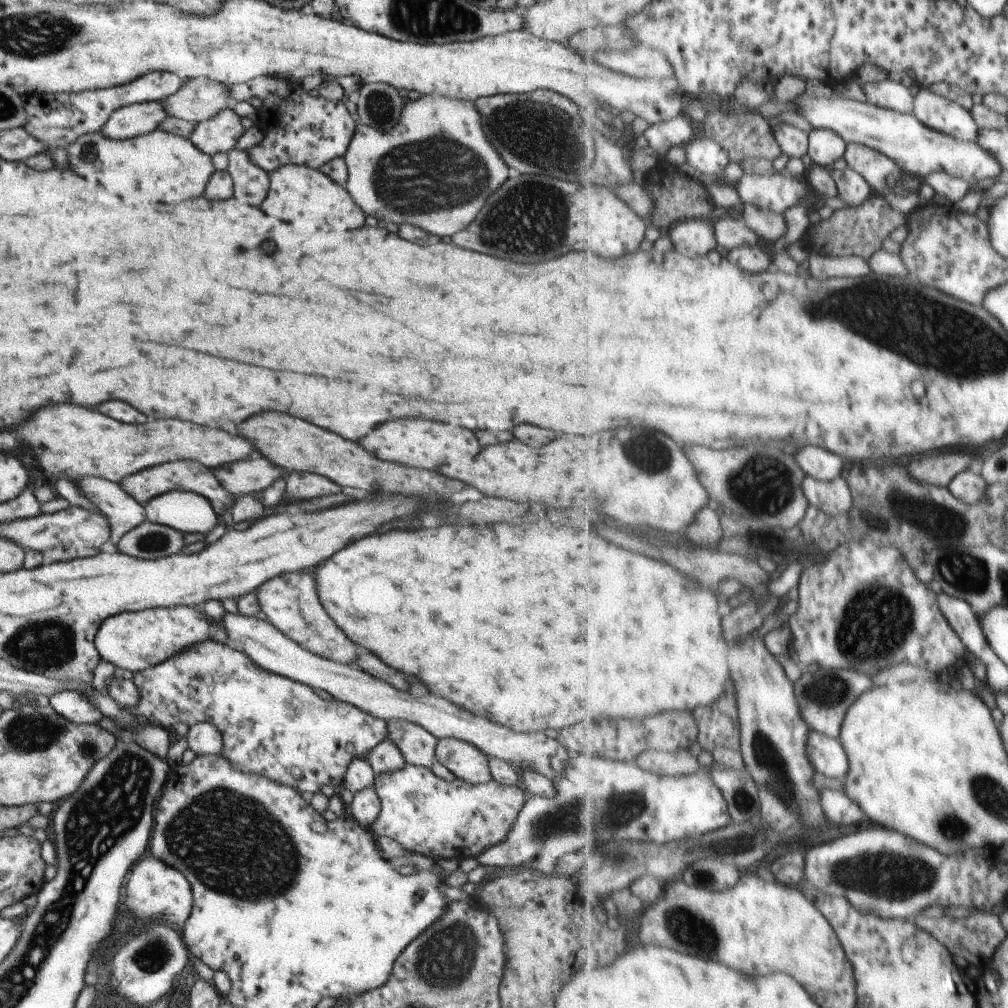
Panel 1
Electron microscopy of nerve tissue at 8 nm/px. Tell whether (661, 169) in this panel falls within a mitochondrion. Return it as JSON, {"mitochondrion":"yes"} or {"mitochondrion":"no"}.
{"mitochondrion":"no"}

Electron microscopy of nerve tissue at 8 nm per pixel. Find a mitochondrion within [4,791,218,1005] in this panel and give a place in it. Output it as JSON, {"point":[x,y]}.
{"point":[154,954]}

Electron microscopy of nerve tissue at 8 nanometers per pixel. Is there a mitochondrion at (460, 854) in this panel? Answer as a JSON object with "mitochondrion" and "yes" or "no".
{"mitochondrion":"no"}

